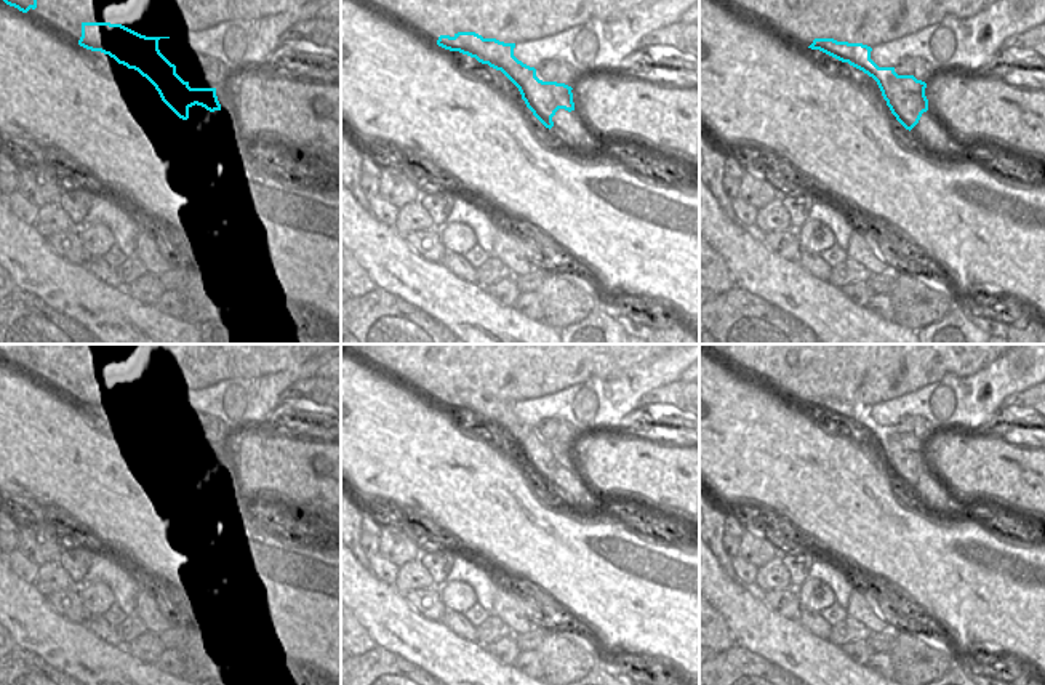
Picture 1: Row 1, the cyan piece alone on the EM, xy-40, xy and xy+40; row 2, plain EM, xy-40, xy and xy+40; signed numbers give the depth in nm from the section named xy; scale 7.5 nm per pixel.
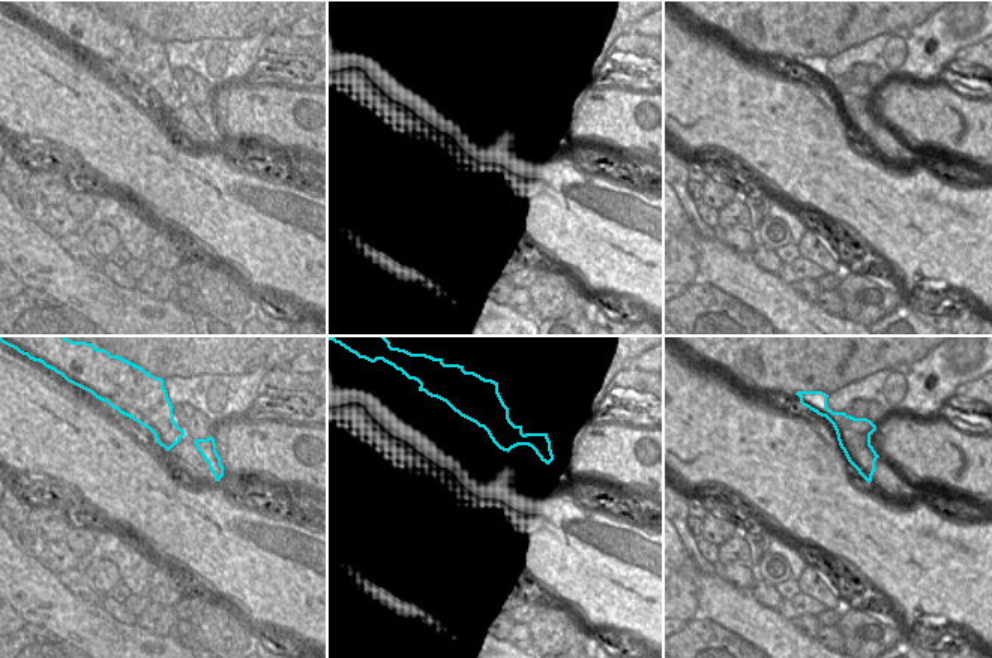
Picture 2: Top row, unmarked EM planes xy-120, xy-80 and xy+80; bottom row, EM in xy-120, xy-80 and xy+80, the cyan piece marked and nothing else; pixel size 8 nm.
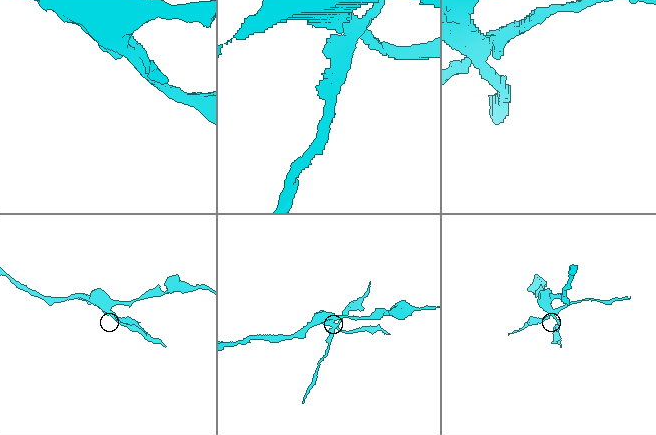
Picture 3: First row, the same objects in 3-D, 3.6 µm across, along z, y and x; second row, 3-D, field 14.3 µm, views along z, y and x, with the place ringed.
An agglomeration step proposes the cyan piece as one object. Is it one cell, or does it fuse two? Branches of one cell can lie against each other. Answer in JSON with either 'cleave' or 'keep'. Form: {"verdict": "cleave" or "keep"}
{"verdict": "cleave"}

